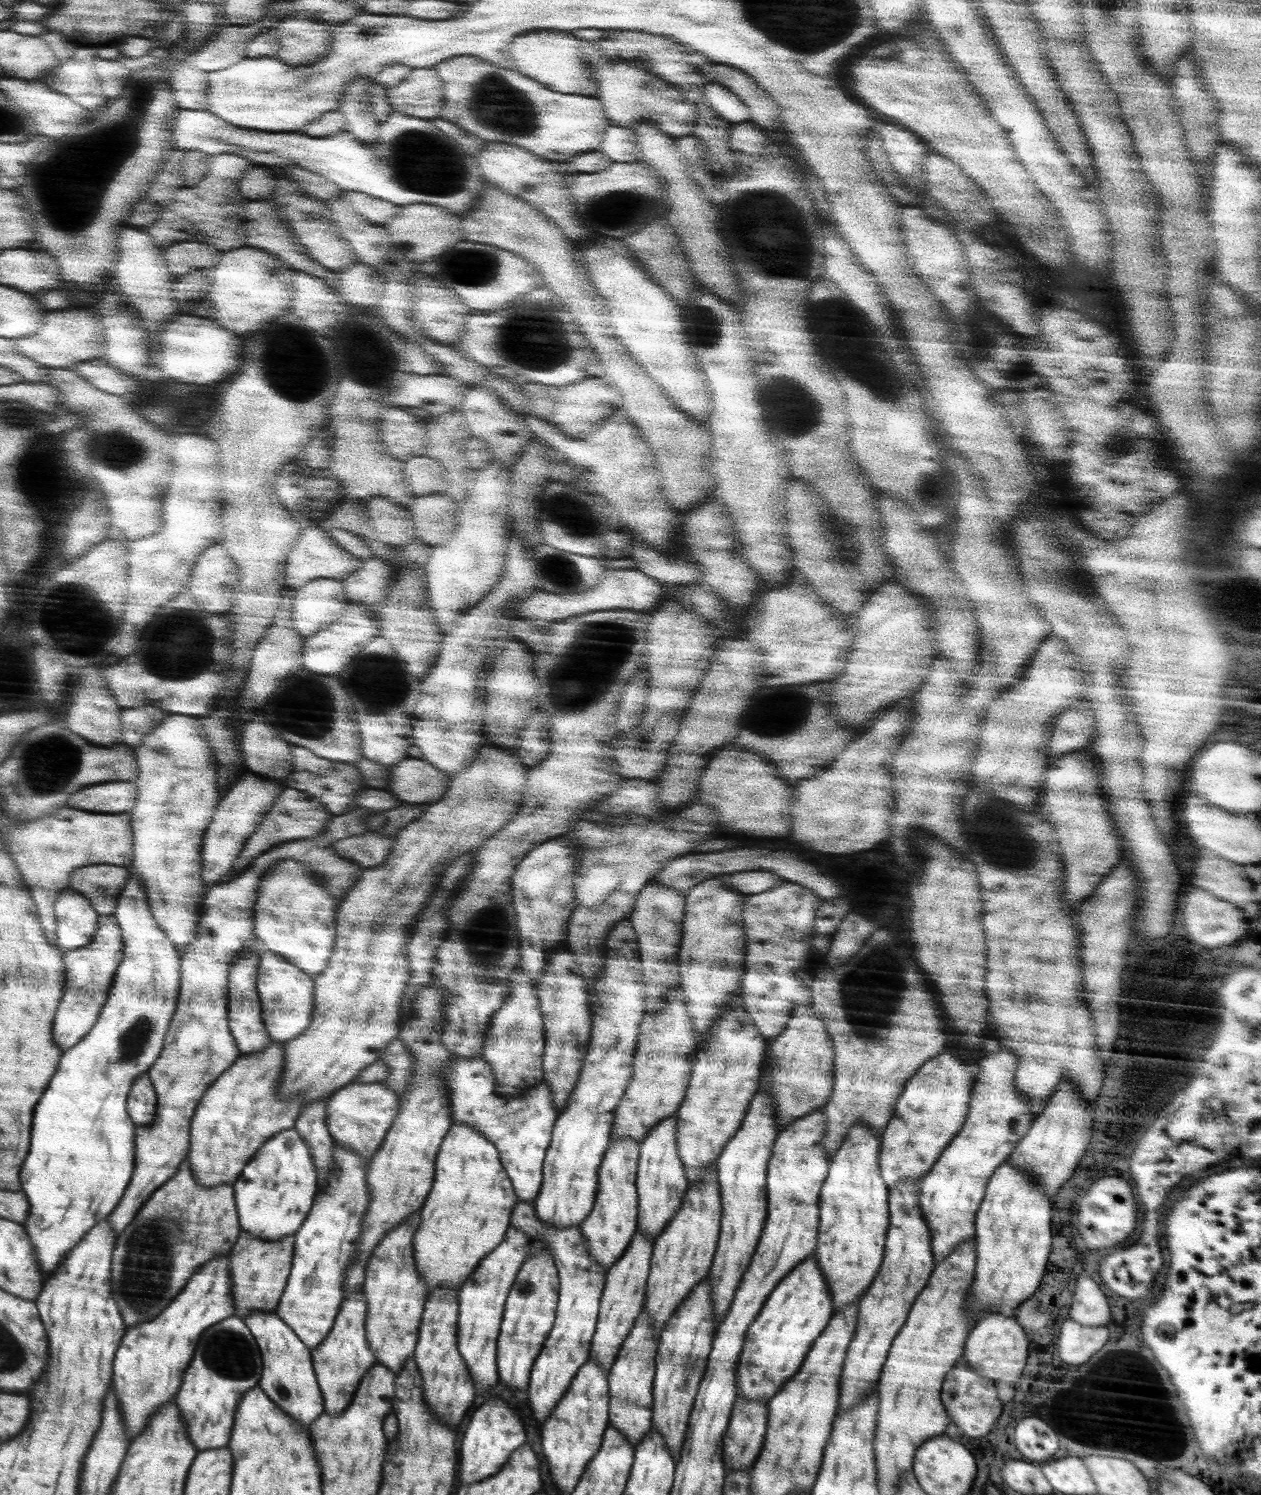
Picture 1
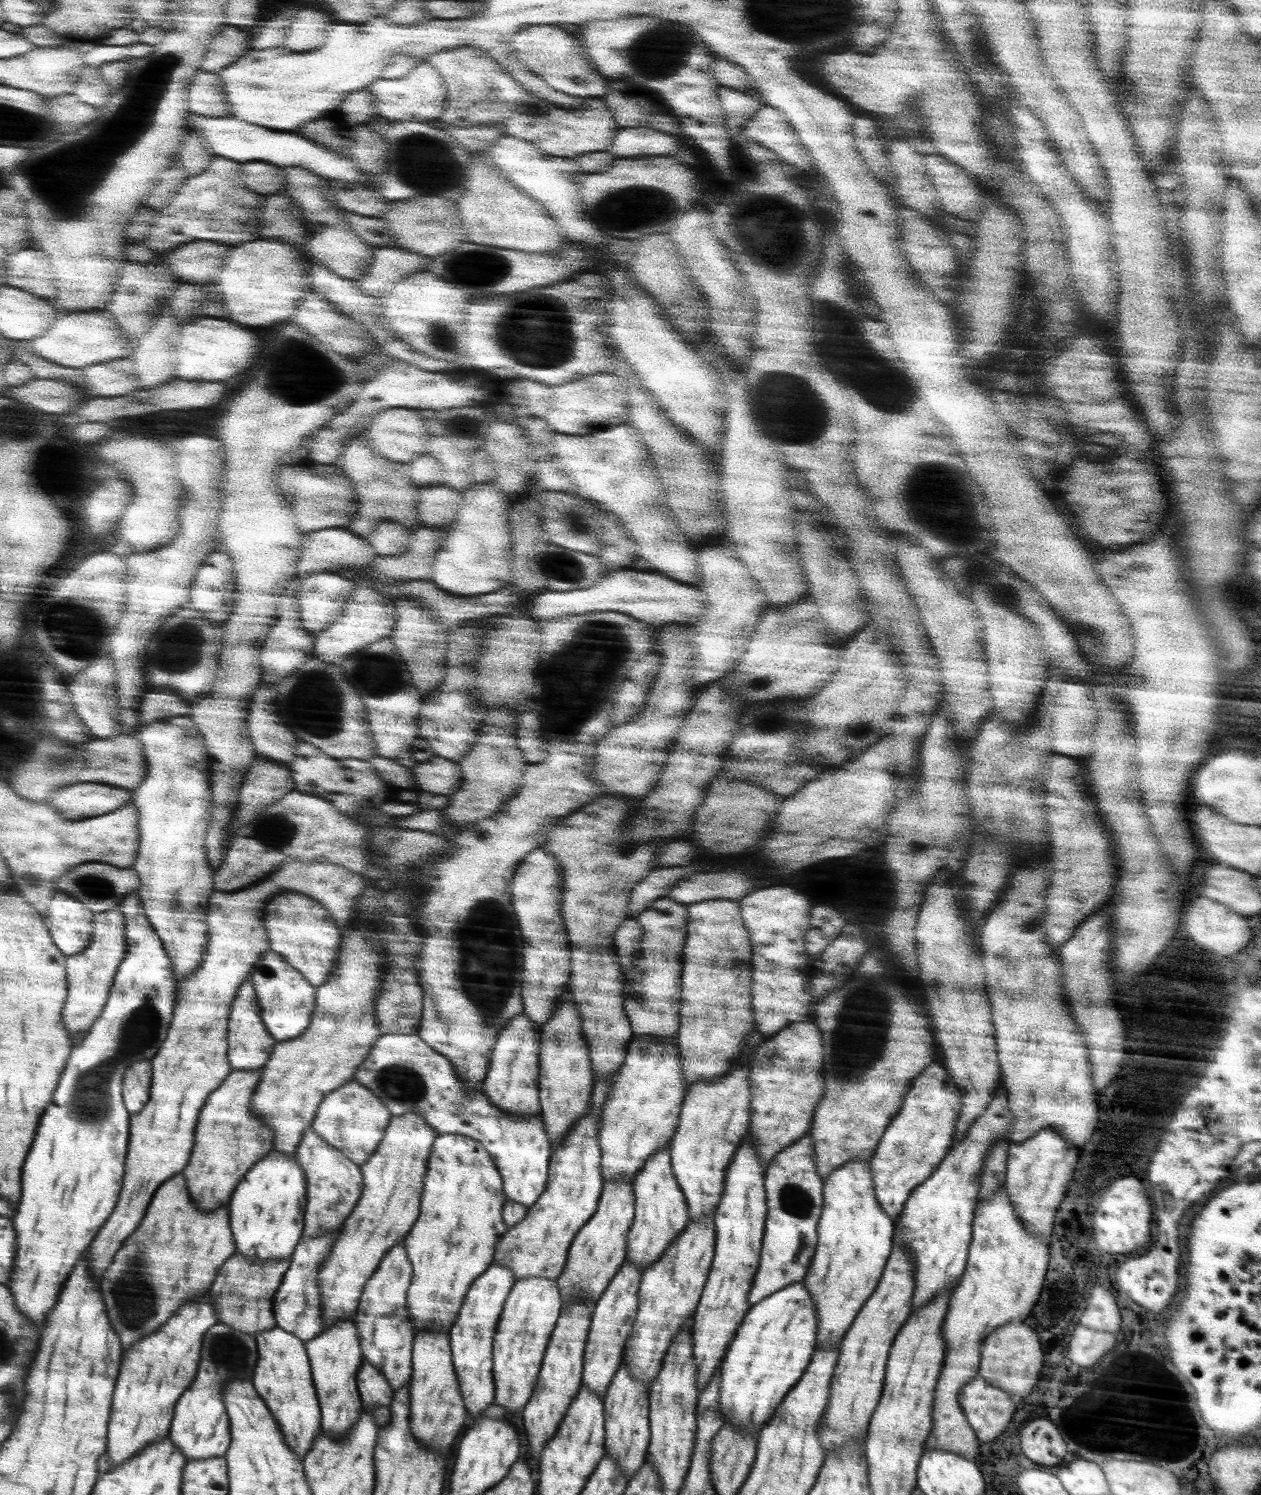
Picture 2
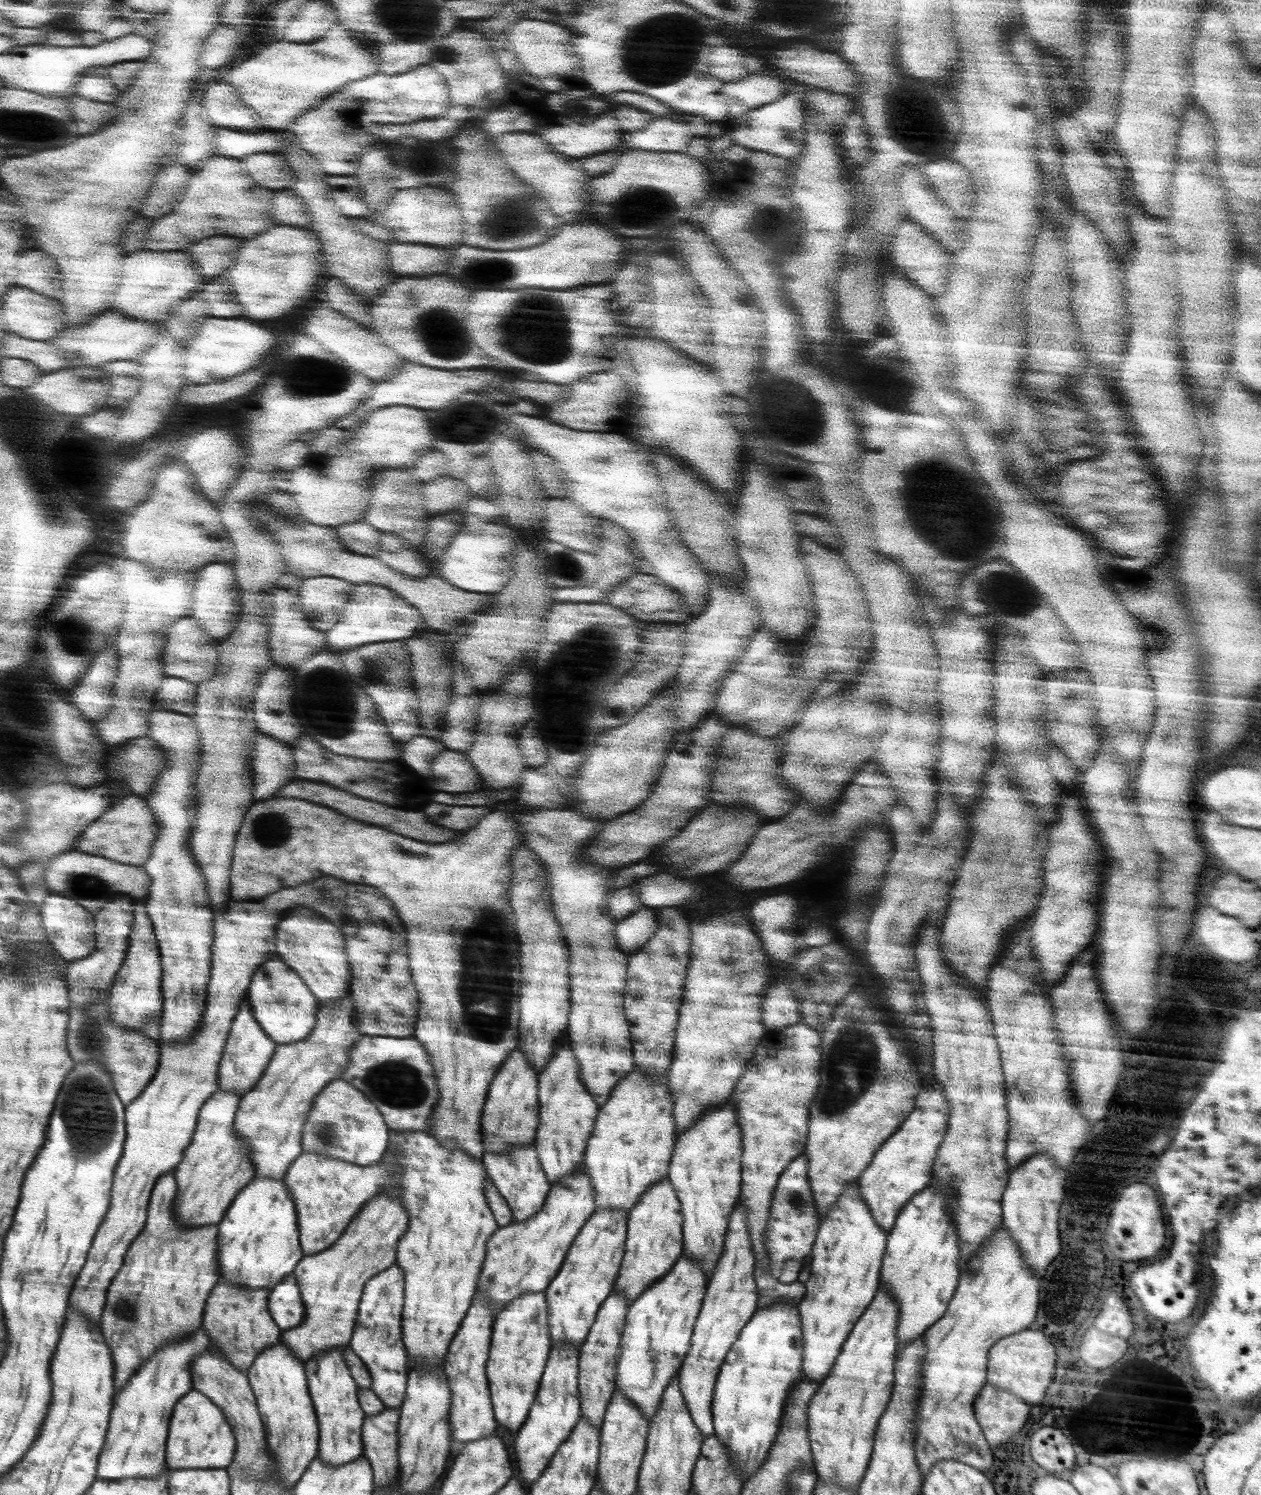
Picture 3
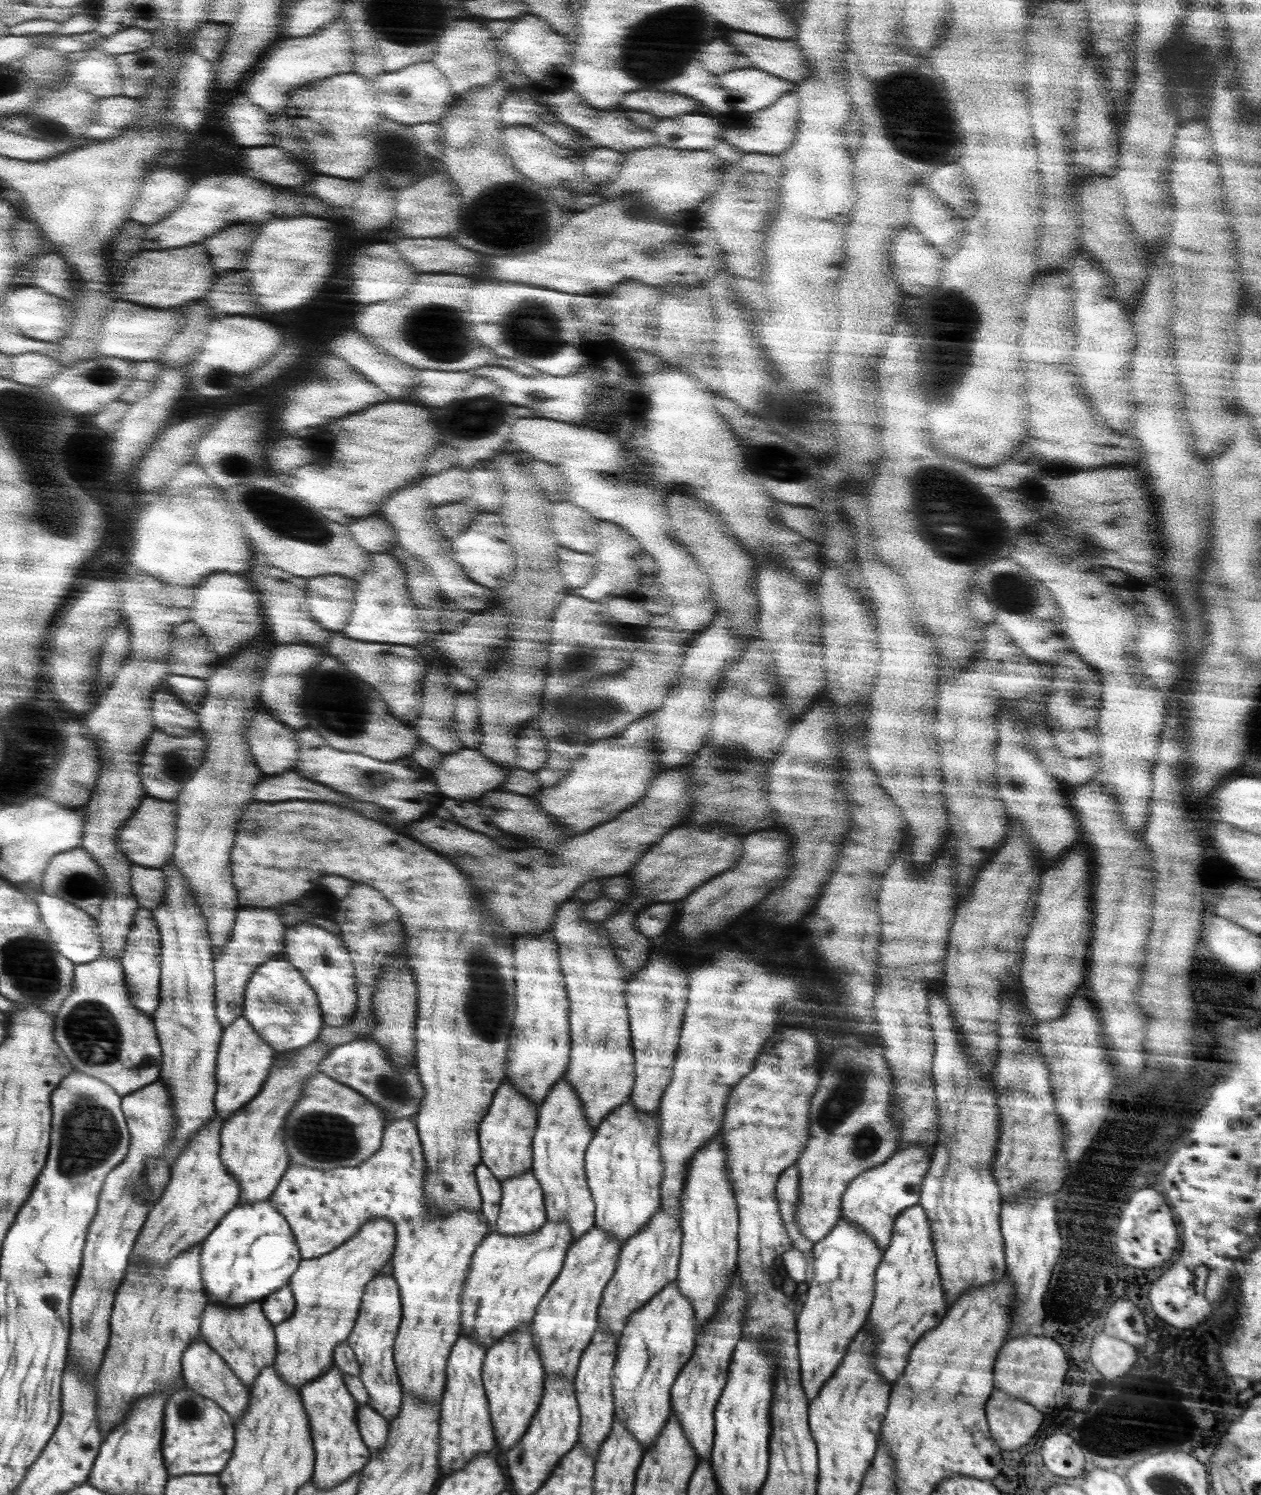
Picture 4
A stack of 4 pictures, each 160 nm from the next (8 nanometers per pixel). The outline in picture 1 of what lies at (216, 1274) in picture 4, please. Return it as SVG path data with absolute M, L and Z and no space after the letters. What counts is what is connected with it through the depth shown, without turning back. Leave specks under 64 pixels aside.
M297 1129L280 1131L269 1139L248 1162L233 1186L242 1233L264 1239L295 1235L308 1218L318 1193L312 1154Z

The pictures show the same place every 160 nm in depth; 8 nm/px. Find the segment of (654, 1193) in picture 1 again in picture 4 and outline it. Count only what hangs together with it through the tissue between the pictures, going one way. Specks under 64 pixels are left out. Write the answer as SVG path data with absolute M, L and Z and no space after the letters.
M659 1207L653 1220L641 1232L622 1244L620 1263L616 1274L605 1288L604 1302L598 1318L599 1325L601 1323L604 1328L609 1328L616 1339L621 1337L630 1315L649 1303L662 1288L677 1280L677 1275L680 1274L680 1238L682 1230L678 1226L678 1216Z

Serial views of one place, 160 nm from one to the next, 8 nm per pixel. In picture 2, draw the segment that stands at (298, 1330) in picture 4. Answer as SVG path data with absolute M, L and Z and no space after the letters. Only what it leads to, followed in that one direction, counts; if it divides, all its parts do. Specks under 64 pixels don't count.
M407 1112L405 1115L393 1116L373 1157L360 1166L365 1186L360 1202L342 1224L342 1234L318 1272L323 1294L324 1331L343 1318L355 1316L366 1284L380 1266L381 1260L396 1243L402 1243L416 1225L421 1214L425 1178L437 1136L436 1128L421 1113Z

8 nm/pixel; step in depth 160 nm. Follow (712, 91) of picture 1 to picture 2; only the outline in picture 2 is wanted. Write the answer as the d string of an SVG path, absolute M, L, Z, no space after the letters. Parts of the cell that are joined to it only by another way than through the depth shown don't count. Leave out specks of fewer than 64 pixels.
M720 86L718 90L721 107L726 114L728 124L734 128L745 125L766 104L765 98L756 91L739 91L732 87Z

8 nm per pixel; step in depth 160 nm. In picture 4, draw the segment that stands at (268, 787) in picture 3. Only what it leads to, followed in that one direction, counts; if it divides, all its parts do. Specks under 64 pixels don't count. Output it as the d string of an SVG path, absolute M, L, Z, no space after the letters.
M260 705L258 706L258 714L254 716L253 723L250 723L246 735L250 748L252 748L253 757L256 758L257 765L268 776L280 774L284 770L290 770L301 758L300 746L302 744L298 743L296 730L287 727L281 721L270 716L270 713L266 712L266 709Z

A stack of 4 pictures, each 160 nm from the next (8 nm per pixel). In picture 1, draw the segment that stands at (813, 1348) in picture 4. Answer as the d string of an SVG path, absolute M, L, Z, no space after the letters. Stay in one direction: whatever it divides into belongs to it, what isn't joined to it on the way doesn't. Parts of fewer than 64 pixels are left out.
M863 1122L854 1124L834 1156L833 1164L830 1164L830 1176L825 1179L822 1188L820 1237L814 1255L828 1279L834 1311L841 1311L865 1295L883 1259L890 1215L889 1186L881 1173L881 1148L882 1140L877 1136L876 1129L869 1128Z

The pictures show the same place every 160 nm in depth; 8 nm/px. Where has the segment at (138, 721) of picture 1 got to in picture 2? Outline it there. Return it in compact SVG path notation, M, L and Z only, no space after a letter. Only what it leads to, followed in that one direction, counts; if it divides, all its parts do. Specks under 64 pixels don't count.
M157 688L146 694L142 700L140 714L140 728L135 734L142 734L146 724L158 720L172 718L176 715L190 715L191 706L180 696L176 696L169 688Z

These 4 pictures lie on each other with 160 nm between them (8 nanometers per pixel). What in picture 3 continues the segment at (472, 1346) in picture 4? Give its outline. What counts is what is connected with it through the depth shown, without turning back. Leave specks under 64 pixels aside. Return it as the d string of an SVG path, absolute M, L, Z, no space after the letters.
M484 1295L476 1296L443 1360L446 1376L450 1376L449 1384L454 1384L454 1443L458 1450L466 1443L496 1434L495 1412L492 1412L490 1404L486 1374L490 1336L493 1336L492 1324L496 1324L493 1304L493 1298L486 1301Z

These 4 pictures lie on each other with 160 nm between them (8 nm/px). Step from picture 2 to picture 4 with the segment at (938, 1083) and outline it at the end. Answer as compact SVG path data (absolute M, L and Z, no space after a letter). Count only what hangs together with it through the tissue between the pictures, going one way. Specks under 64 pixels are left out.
M910 1144L904 1150L896 1150L885 1164L858 1175L845 1192L842 1202L843 1218L852 1225L862 1226L870 1233L882 1248L883 1254L893 1240L897 1216L920 1203L925 1174L931 1166L932 1157L932 1148Z

